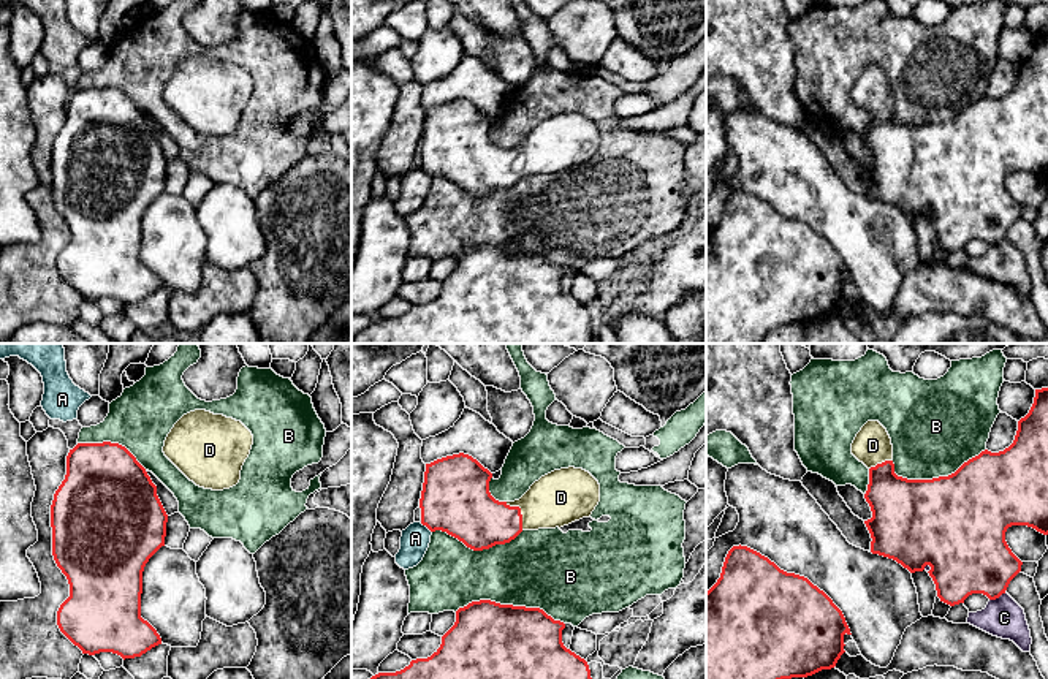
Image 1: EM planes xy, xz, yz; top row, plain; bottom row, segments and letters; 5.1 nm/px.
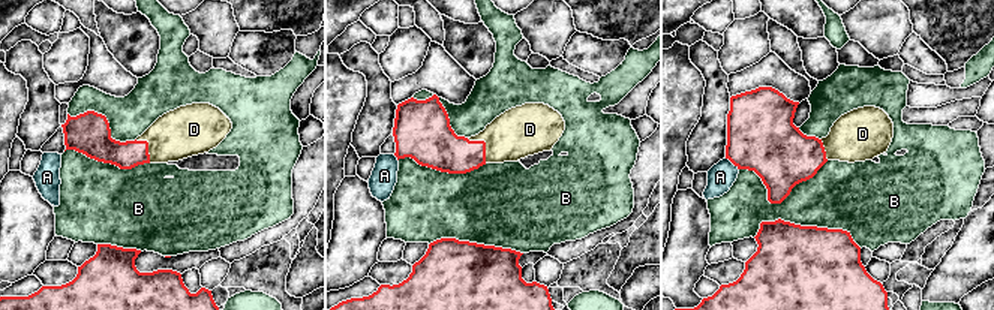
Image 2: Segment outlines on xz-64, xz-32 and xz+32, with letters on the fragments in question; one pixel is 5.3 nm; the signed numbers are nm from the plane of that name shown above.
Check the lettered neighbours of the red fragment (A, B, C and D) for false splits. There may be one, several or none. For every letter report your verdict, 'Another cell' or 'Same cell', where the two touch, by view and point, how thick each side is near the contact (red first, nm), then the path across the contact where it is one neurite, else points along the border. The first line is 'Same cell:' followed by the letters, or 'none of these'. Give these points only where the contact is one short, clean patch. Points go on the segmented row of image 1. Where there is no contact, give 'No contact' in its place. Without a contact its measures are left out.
Same cell: D
A: Another cell. Touches red at xz (426, 526). Thickness 340 nm (red) against 150 nm
B: Another cell. Touches red at xz (510, 605). Thickness 380 nm (red) against 400 nm
C: Another cell. Touches red at yz (998, 597). Thickness 380 nm (red) against 200 nm
D: Same cell. Touches red at xz (520, 512). Thickness 280 nm (red) against 280 nm. Path across: xz (470, 513), (520, 512), (532, 512), (561, 497)

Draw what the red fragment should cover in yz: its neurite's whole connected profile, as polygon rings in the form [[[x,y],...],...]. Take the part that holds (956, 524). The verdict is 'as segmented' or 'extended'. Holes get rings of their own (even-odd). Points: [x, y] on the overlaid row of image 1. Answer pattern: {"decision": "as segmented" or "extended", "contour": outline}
{"decision": "extended", "contour": [[[1048,388],[1035,389],[1029,413],[1018,421],[1013,443],[999,453],[988,450],[964,462],[955,473],[932,480],[907,480],[894,473],[893,445],[879,421],[868,421],[852,443],[852,454],[869,468],[864,494],[872,518],[864,521],[871,533],[871,552],[896,560],[910,573],[926,565],[940,601],[955,606],[972,594],[989,600],[1005,594],[1010,581],[1021,571],[1023,562],[1012,552],[1005,532],[1012,525],[1027,525],[1048,535]]]}

